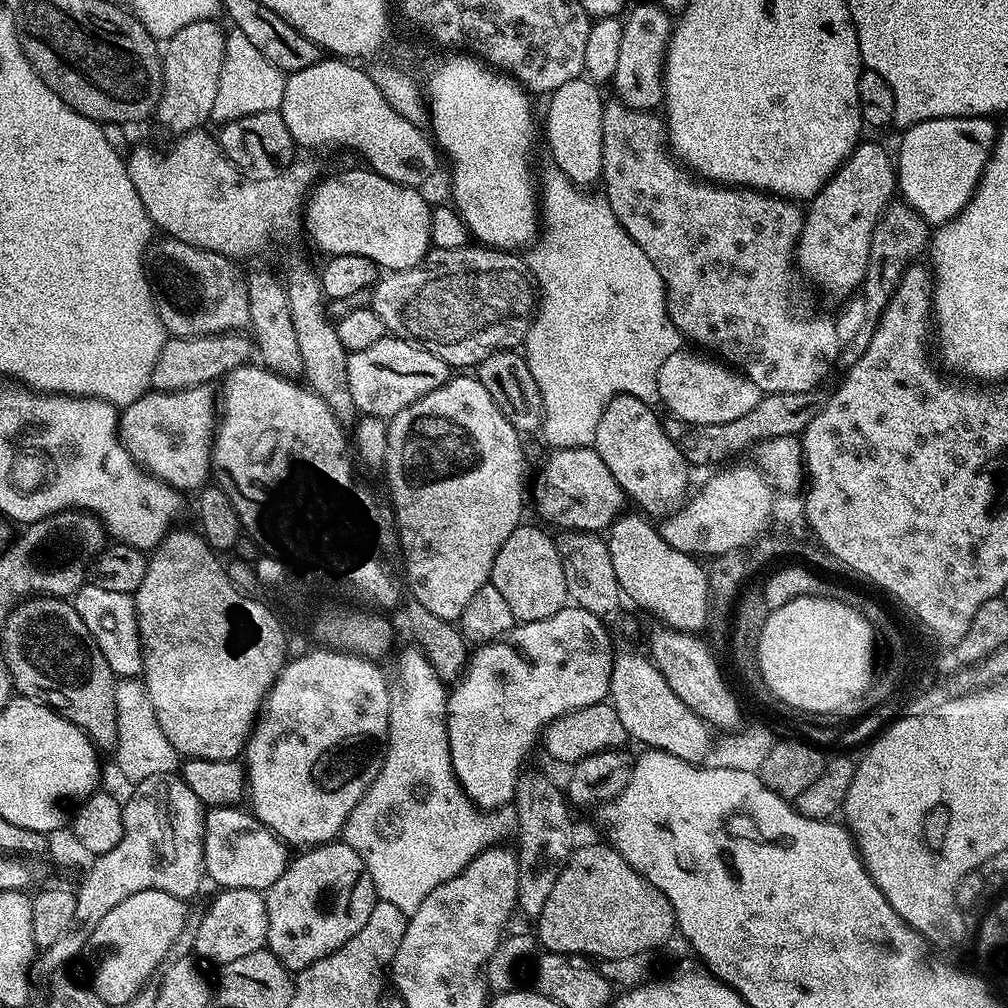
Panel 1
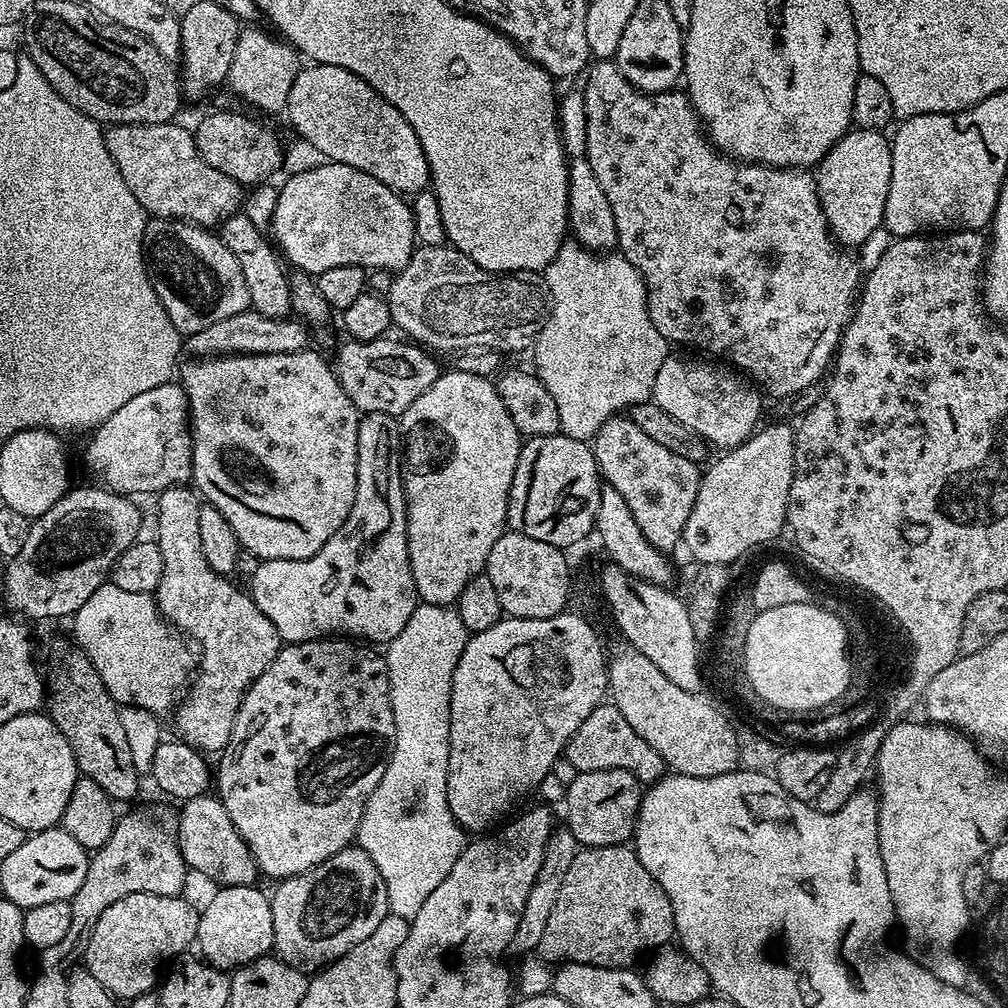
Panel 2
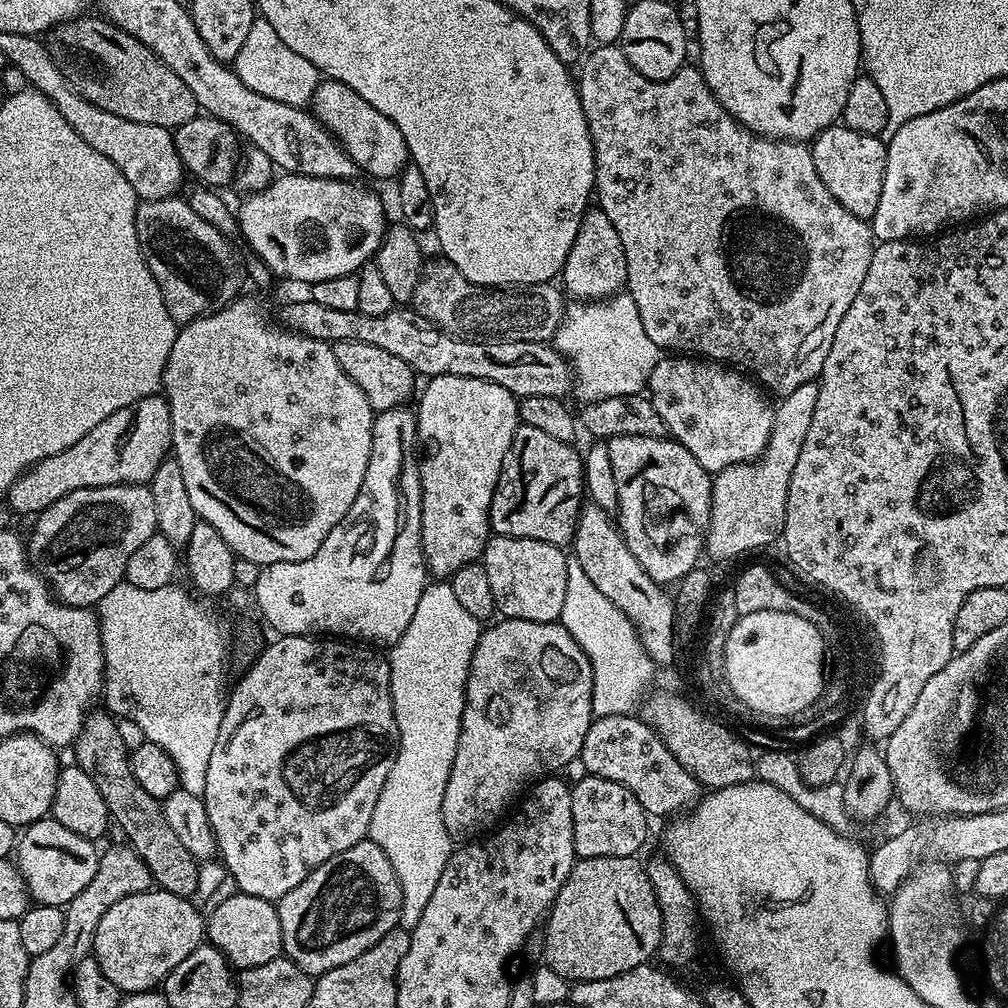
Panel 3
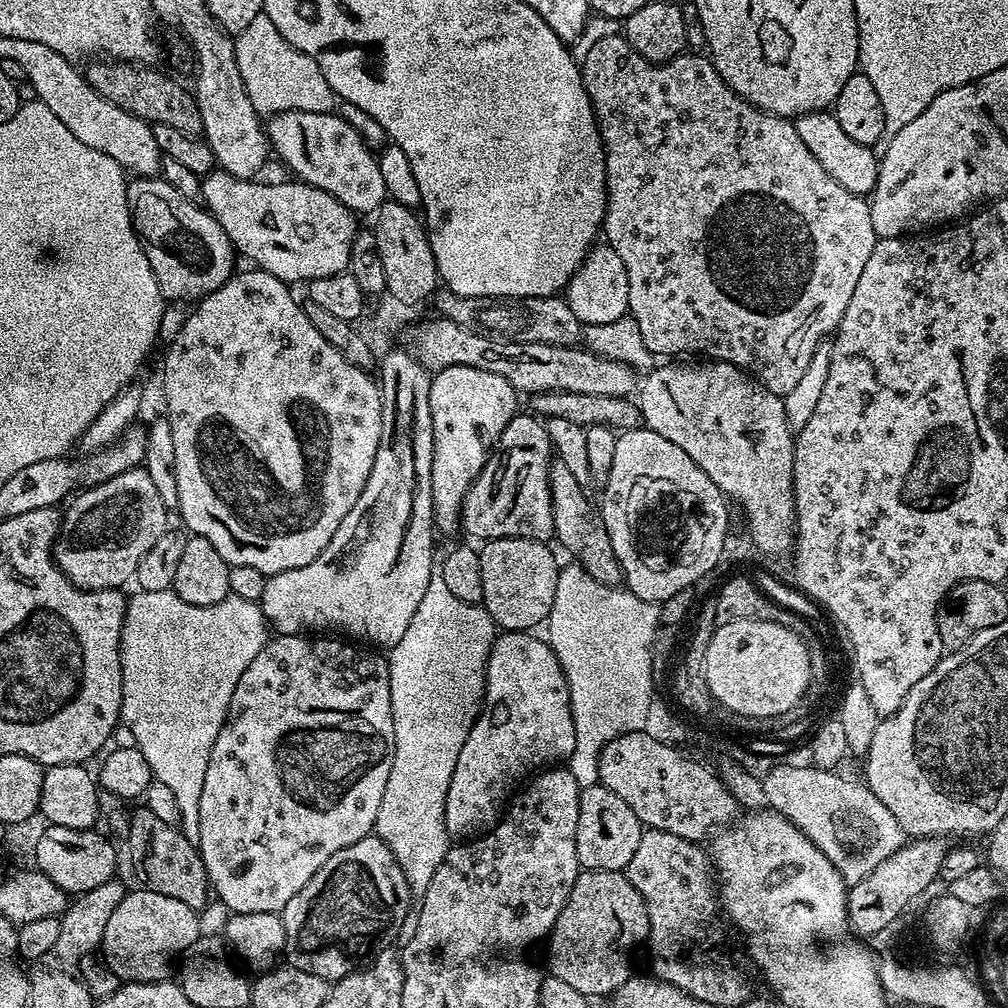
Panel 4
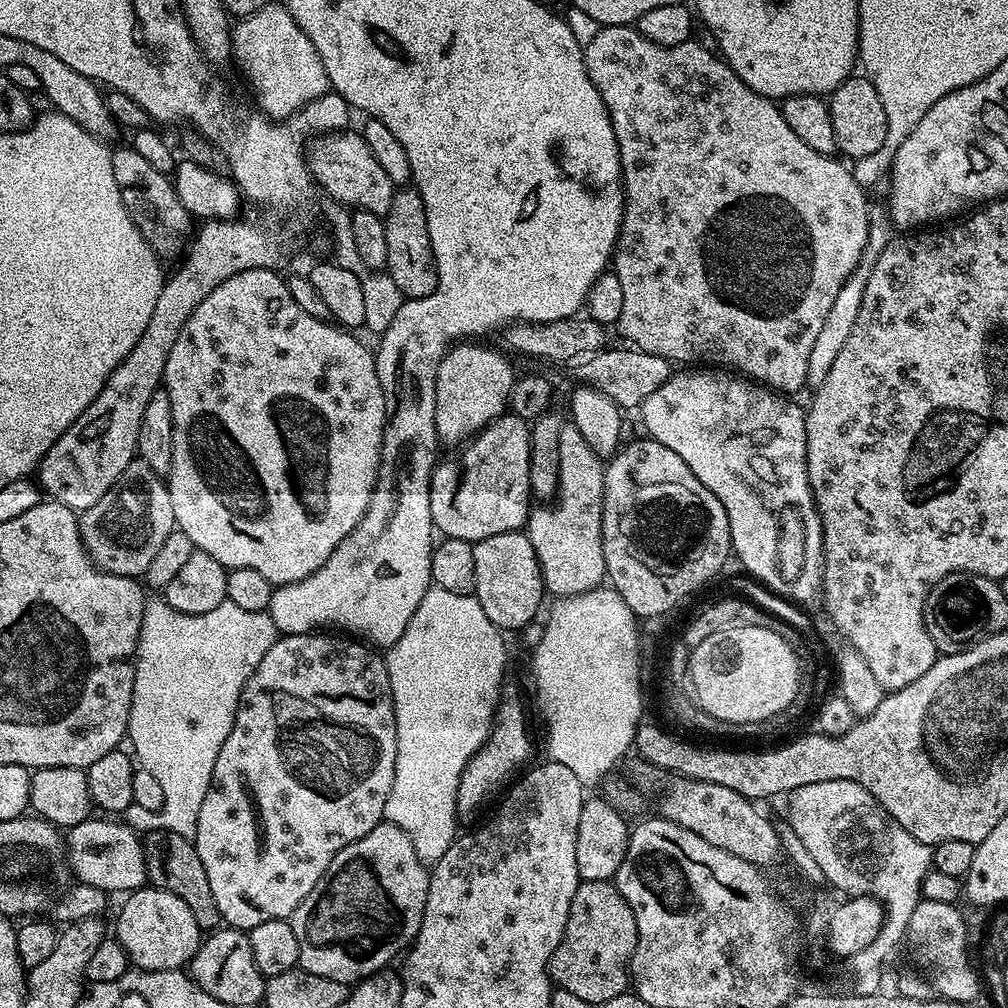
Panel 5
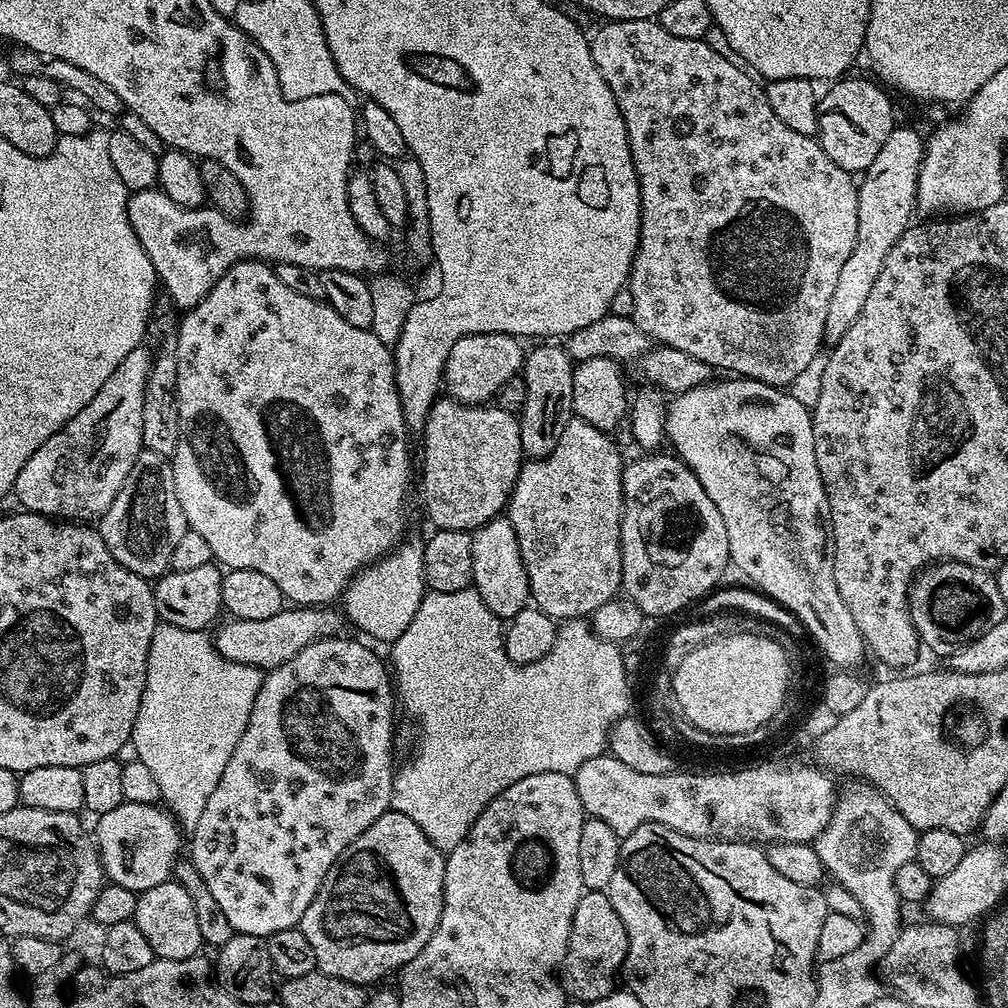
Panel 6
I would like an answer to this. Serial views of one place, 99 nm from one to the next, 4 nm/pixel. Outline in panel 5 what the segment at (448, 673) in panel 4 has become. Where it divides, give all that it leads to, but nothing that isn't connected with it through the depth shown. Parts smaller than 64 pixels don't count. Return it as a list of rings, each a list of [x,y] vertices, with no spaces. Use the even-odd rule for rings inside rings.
[[[430,587],[426,594],[422,594],[422,602],[418,610],[414,610],[414,618],[410,618],[410,626],[394,642],[391,648],[386,652],[386,663],[388,665],[388,677],[390,678],[390,690],[392,691],[392,705],[396,715],[396,769],[394,770],[394,786],[390,786],[390,794],[386,798],[384,807],[384,820],[389,824],[398,826],[414,842],[414,854],[423,864],[434,865],[450,850],[453,840],[458,835],[456,823],[456,799],[458,798],[458,782],[462,778],[462,770],[470,762],[474,753],[488,741],[488,734],[492,731],[492,721],[496,719],[496,707],[500,705],[502,693],[500,687],[504,684],[504,671],[508,668],[508,648],[504,645],[505,633],[486,618],[486,610],[475,598],[475,595],[467,596],[466,594],[450,594],[450,590],[442,590],[438,587]]]

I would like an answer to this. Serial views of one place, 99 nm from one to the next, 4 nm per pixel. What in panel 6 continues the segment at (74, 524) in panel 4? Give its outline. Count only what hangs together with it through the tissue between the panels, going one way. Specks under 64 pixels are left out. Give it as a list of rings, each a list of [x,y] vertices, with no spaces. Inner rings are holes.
[[[141,451],[136,468],[130,470],[122,490],[118,490],[114,502],[110,502],[104,515],[99,517],[98,531],[102,542],[106,542],[106,550],[110,550],[126,570],[152,582],[169,571],[174,549],[182,534],[189,530],[182,502],[178,502],[171,459]]]

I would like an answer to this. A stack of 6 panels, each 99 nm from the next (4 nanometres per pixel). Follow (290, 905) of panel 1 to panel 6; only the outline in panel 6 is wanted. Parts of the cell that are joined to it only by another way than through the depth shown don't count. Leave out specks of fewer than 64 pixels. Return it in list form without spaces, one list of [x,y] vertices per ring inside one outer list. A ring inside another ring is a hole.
[[[395,810],[384,812],[382,818],[375,820],[346,846],[338,862],[330,866],[330,874],[326,874],[318,894],[314,894],[314,902],[310,902],[306,914],[302,914],[298,927],[306,934],[310,950],[314,950],[316,968],[361,986],[369,986],[387,972],[403,969],[420,953],[422,946],[426,946],[430,934],[434,934],[438,926],[442,914],[445,859],[445,853],[435,848],[406,814]]]

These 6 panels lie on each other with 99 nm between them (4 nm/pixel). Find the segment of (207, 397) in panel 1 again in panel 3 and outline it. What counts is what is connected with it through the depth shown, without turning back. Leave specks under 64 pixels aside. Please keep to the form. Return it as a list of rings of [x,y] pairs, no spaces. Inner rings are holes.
[[[157,394],[147,396],[128,407],[110,414],[106,422],[98,422],[82,442],[70,446],[70,450],[62,450],[45,460],[39,460],[31,468],[25,470],[10,486],[6,503],[20,516],[35,517],[44,512],[58,498],[70,494],[79,488],[101,488],[115,484],[142,484],[147,485],[152,481],[162,462],[169,459],[172,447],[172,414],[167,399]]]

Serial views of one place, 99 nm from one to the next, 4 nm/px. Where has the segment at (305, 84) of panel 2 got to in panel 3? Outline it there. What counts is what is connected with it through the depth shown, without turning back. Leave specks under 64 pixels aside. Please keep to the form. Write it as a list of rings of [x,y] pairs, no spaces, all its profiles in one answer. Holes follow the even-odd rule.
[[[325,79],[312,96],[311,111],[347,150],[348,156],[356,163],[361,173],[381,176],[388,180],[399,177],[405,164],[409,163],[408,147],[398,126],[386,114],[374,110],[366,98],[362,98],[350,86],[337,80]]]

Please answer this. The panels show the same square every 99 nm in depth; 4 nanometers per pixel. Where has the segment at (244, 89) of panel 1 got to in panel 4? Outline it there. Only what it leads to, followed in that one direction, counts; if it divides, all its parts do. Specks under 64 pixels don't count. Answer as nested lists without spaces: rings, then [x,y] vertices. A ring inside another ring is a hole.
[[[261,14],[254,18],[254,22],[242,30],[235,41],[238,69],[245,83],[246,94],[261,117],[271,118],[278,112],[331,112],[337,107],[335,104],[338,104],[338,97],[326,82],[322,70],[318,70],[318,62],[302,54],[302,50],[290,46],[290,42],[278,34],[278,26],[274,26],[268,16]]]

